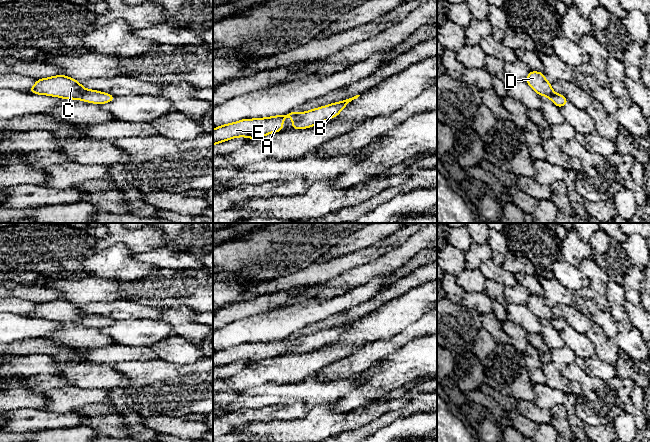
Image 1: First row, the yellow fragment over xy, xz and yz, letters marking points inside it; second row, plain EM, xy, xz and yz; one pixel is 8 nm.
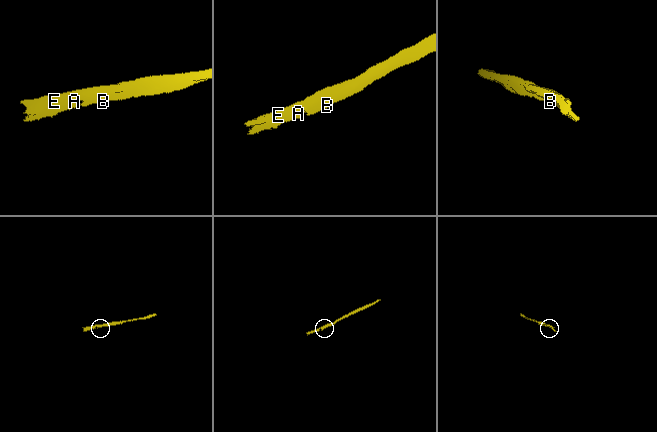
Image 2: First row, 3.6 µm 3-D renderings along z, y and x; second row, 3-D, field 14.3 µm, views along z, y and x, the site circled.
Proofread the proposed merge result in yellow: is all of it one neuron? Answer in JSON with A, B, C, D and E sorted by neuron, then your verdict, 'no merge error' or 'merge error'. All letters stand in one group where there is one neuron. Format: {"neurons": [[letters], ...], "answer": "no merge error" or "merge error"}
{"neurons": [["A", "B", "C", "D", "E"]], "answer": "no merge error"}

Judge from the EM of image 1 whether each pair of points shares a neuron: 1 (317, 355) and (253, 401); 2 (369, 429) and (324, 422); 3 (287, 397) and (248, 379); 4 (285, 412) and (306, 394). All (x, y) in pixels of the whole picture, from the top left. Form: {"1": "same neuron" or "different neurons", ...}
{"1": "different neurons", "2": "different neurons", "3": "different neurons", "4": "different neurons"}

